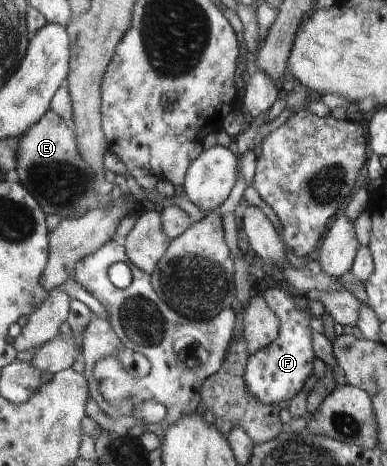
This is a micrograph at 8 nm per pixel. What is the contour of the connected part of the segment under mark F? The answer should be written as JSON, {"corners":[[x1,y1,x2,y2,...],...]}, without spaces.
{"corners":[[266,287,263,297,270,305,270,309,274,311,274,315,278,317,280,331,278,331,278,337,269,346,251,354,246,364,244,383,252,397,256,397,265,406,271,407,281,401,294,398,294,395,298,395,302,391,306,379,312,373,314,351,312,351,312,331,310,331,310,323,308,323,310,313,306,309,300,309,296,305,296,301,282,289]]}

